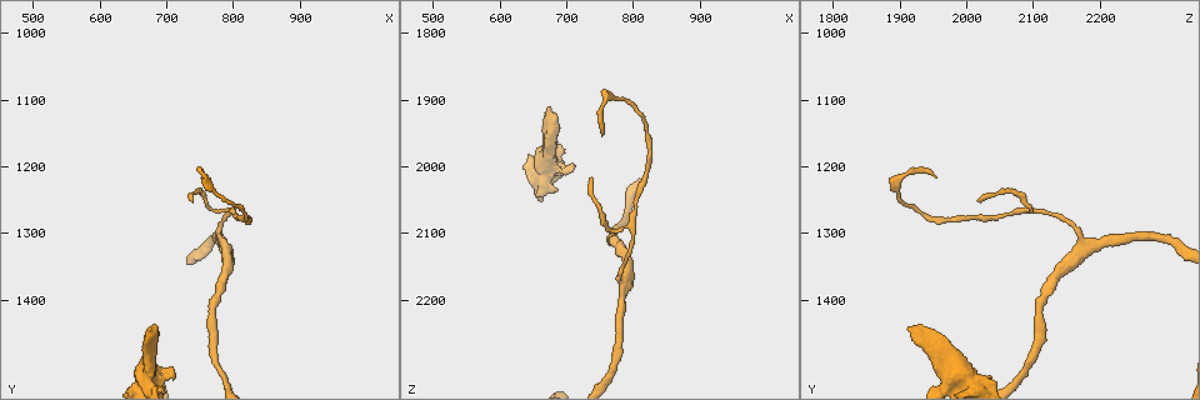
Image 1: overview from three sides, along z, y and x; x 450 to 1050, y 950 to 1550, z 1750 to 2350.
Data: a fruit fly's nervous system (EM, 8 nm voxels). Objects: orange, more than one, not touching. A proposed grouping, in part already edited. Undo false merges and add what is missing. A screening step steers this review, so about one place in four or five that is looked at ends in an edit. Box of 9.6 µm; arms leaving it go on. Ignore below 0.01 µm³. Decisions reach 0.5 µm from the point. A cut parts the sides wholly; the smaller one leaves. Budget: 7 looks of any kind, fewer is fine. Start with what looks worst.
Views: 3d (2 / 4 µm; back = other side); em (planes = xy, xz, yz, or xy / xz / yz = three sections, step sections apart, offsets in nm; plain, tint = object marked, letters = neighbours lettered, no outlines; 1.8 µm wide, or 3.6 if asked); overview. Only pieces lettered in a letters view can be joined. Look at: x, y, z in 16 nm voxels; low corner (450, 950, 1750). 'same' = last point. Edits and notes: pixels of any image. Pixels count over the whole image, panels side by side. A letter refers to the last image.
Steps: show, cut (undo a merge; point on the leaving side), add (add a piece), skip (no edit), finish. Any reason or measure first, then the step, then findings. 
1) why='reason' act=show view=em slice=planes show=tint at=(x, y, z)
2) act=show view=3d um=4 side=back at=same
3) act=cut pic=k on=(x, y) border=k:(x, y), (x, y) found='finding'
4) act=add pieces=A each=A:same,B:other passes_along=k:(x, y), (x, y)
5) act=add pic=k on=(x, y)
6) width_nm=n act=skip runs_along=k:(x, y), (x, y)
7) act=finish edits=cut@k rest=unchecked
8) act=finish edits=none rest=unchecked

why='branch stops here' act=show view=em slice=planes show=letters at=(670, 1440, 1915)

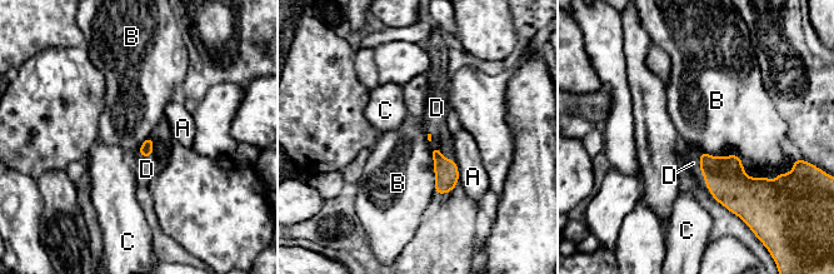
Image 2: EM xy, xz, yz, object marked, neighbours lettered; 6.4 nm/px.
act=add pieces=D each=A:other,B:other,C:other,D:same passes_along=2:(725, 178), (702, 172), (693, 163) found='it goes on there'

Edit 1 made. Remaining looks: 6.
act=show view=overview

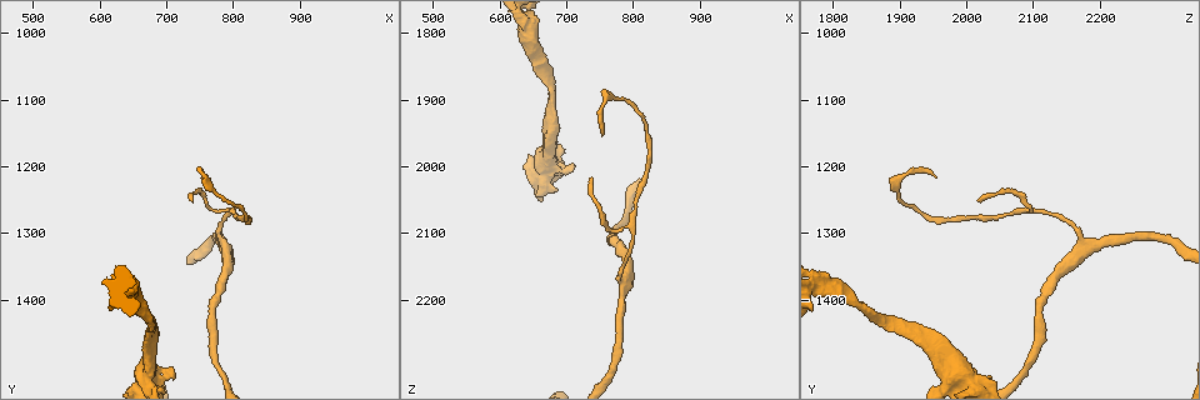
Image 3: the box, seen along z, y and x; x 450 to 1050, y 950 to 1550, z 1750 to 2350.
act=show view=em slice=planes show=plain at=(685, 1510, 1995)

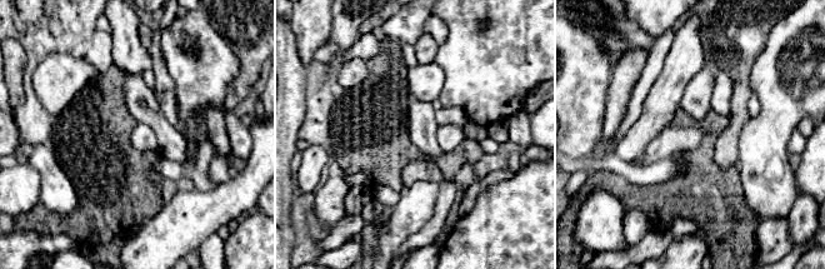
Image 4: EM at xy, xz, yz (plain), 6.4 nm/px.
why='see the neighbours' act=show view=em slice=planes show=letters at=same

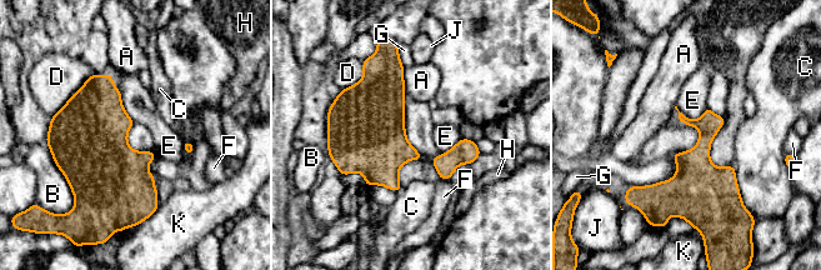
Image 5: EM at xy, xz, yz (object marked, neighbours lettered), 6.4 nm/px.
longest_contact=B:440nm act=skip each=A:other,B:other,C:other,D:other,E:other,F:other,G:other,H:other,J:other,K:other border=5:(109, 71), (123, 109), (134, 123) found='continuous, no second cell'

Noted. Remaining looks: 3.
why='an open end' act=show view=em slice=planes show=letters at=(750, 1215, 1955)

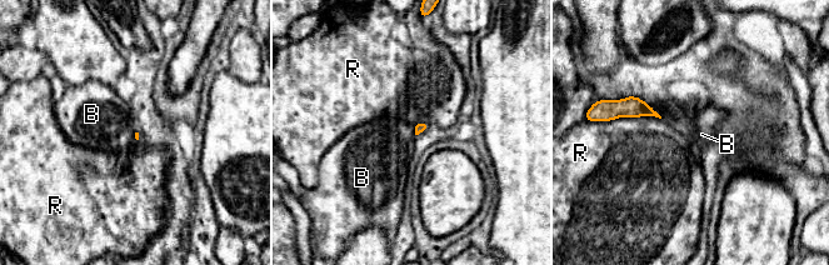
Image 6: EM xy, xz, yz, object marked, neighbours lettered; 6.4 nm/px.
act=skip each=B:other,R:other border=6:(647, 104), (662, 118) found='no lettered piece goes on from it'

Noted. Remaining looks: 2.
act=finish edits=add@2 rest=unchecked

